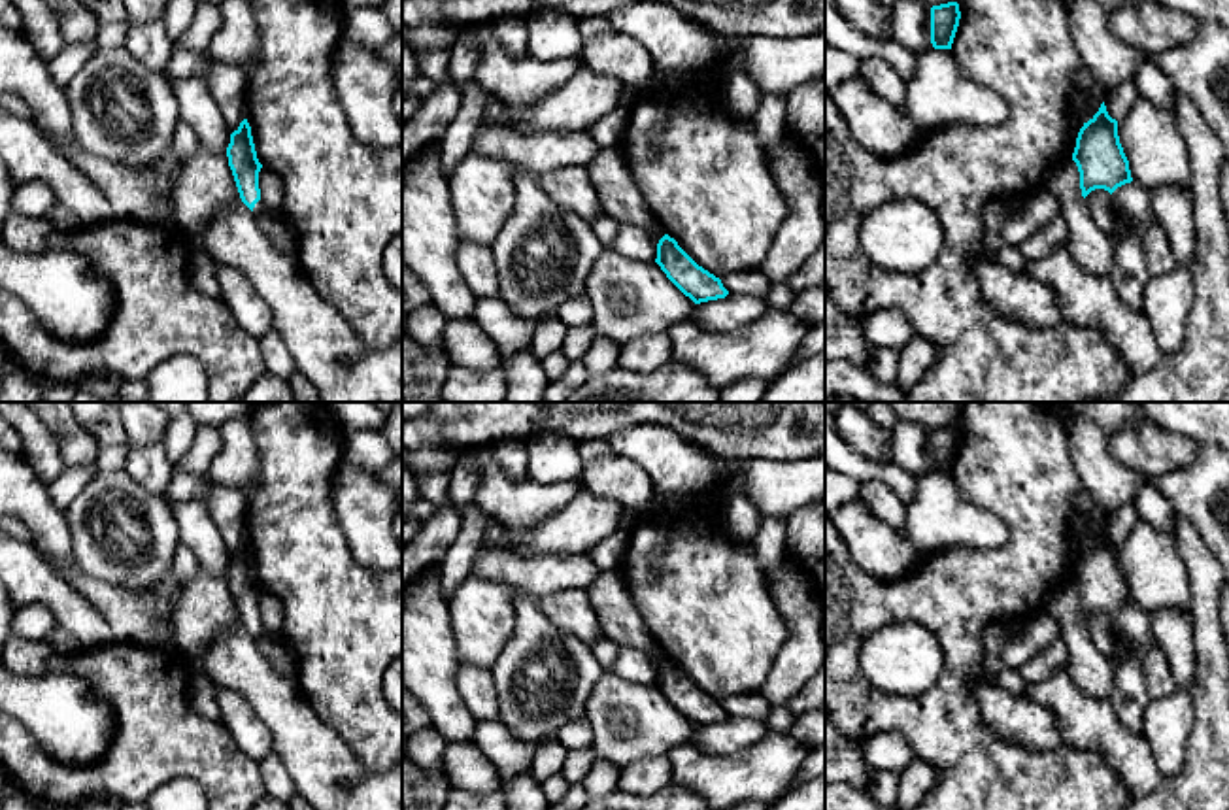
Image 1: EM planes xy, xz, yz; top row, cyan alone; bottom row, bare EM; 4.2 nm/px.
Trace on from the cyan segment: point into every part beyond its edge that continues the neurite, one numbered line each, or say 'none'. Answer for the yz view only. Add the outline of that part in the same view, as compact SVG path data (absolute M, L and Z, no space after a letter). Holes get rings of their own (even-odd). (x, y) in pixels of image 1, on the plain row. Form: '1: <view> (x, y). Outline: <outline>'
none

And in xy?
none

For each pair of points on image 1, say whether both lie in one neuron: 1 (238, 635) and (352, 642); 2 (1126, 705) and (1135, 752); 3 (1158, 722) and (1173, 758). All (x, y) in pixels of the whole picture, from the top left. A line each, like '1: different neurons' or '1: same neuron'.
1: different neurons
2: different neurons
3: same neuron

